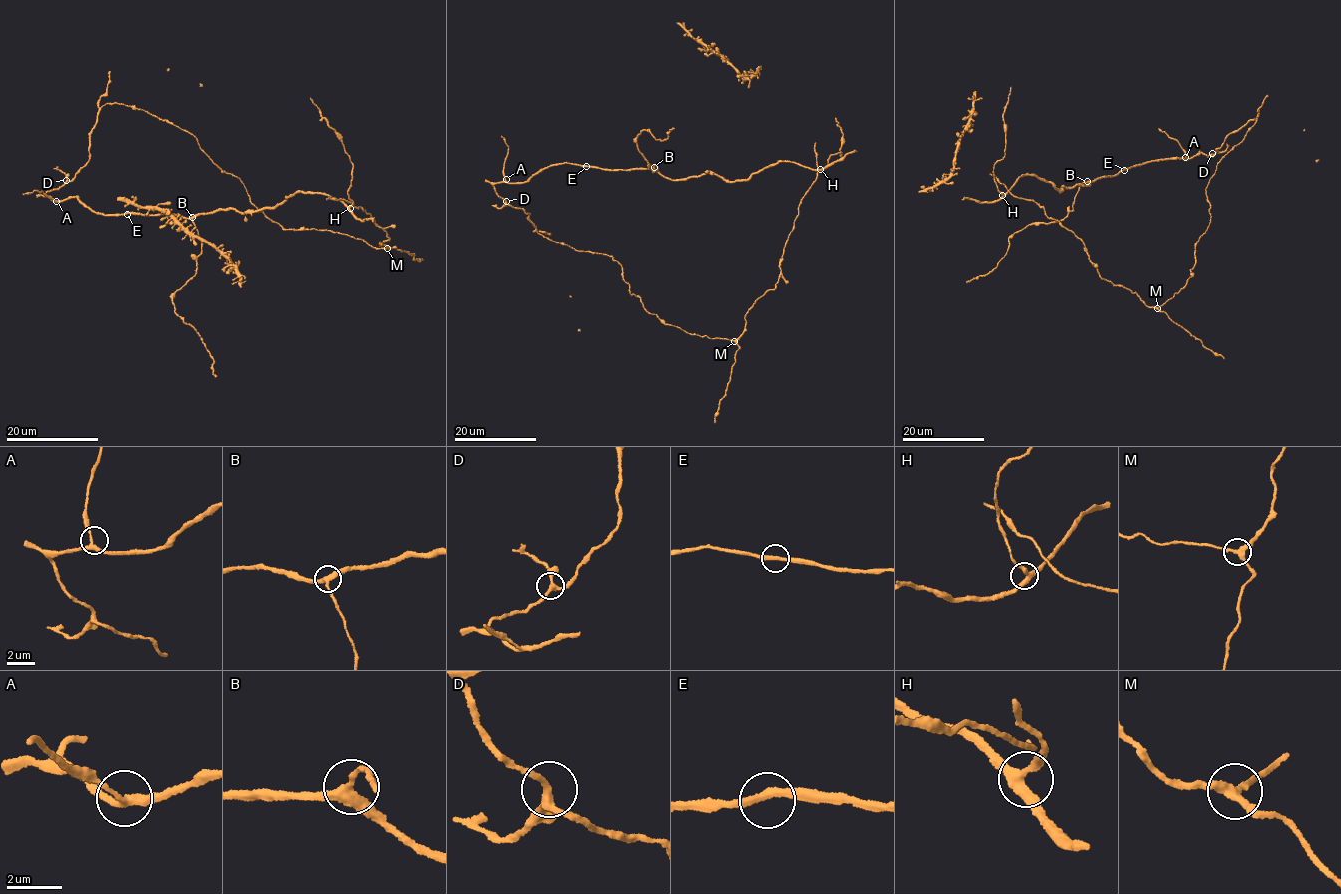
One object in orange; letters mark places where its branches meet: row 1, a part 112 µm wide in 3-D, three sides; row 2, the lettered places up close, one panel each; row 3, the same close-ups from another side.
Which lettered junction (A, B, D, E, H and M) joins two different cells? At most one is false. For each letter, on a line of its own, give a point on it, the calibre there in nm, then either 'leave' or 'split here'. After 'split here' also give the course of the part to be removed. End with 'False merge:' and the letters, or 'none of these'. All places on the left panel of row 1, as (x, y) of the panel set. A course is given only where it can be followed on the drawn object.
A: place (56, 201); calibre 240 nm; leave
B: place (192, 217); calibre 320 nm; leave
D: place (66, 180); calibre 240 nm; leave
E: place (127, 214); calibre 280 nm; leave
H: place (350, 208); calibre 320 nm; leave
M: place (387, 248); calibre 240 nm; split here; course (387, 249), (379, 244), (389, 238), (369, 214), (349, 200), (326, 199)
False merge: M

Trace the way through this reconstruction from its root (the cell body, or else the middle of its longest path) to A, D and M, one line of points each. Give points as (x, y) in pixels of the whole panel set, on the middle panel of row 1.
A: (608, 255), (575, 250), (543, 237), (537, 232), (528, 213), (507, 203), (496, 191), (493, 185), (506, 179)
D: (608, 255), (575, 250), (543, 237), (537, 232), (528, 213), (506, 201)
M: (608, 255), (621, 266), (631, 295), (639, 296), (644, 308), (665, 324), (710, 338), (735, 341)

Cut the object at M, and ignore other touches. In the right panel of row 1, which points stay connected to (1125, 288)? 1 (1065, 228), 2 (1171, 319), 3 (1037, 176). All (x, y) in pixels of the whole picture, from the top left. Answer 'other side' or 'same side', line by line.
1: same side
2: same side
3: other side

